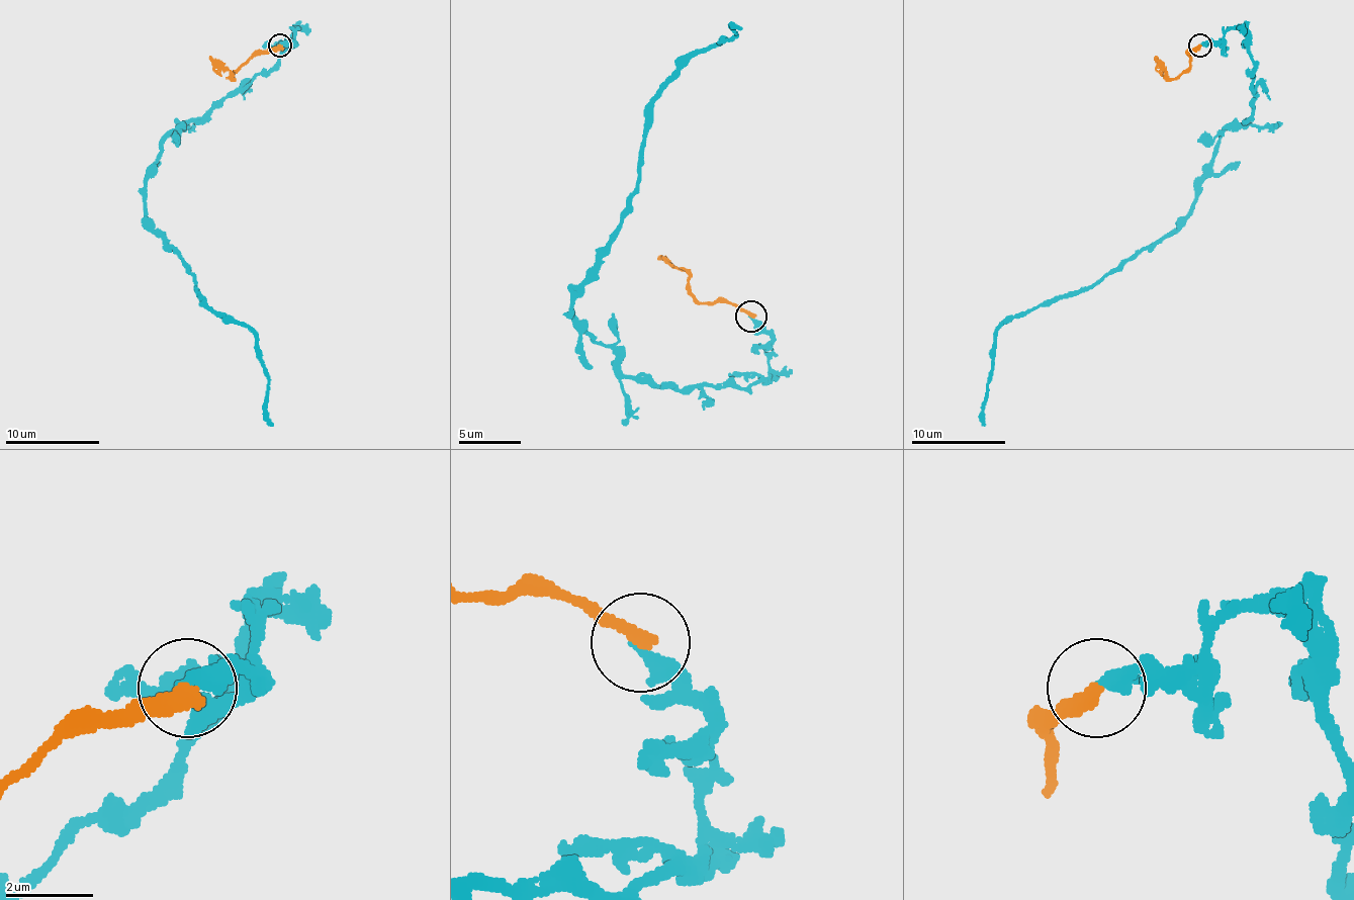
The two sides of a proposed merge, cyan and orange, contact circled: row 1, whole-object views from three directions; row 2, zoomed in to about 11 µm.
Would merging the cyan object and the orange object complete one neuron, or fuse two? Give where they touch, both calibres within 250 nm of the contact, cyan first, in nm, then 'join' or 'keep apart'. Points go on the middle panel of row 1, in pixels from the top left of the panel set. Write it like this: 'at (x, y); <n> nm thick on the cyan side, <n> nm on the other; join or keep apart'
at (751, 316); 220 nm thick on the cyan side, 280 nm on the other; keep apart

